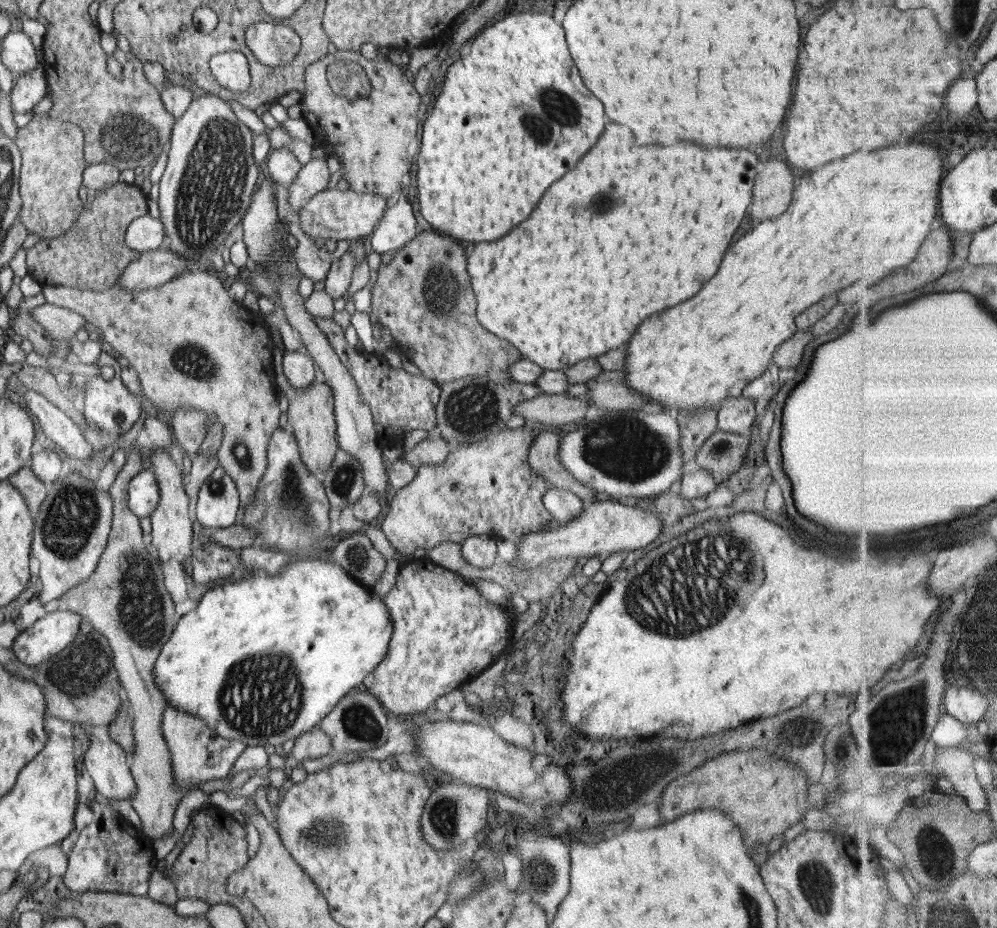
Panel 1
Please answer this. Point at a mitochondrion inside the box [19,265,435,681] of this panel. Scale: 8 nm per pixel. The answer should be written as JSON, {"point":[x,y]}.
{"point":[142,607]}

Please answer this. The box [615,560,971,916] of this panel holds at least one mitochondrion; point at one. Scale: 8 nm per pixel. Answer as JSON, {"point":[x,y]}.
{"point":[896,725]}

